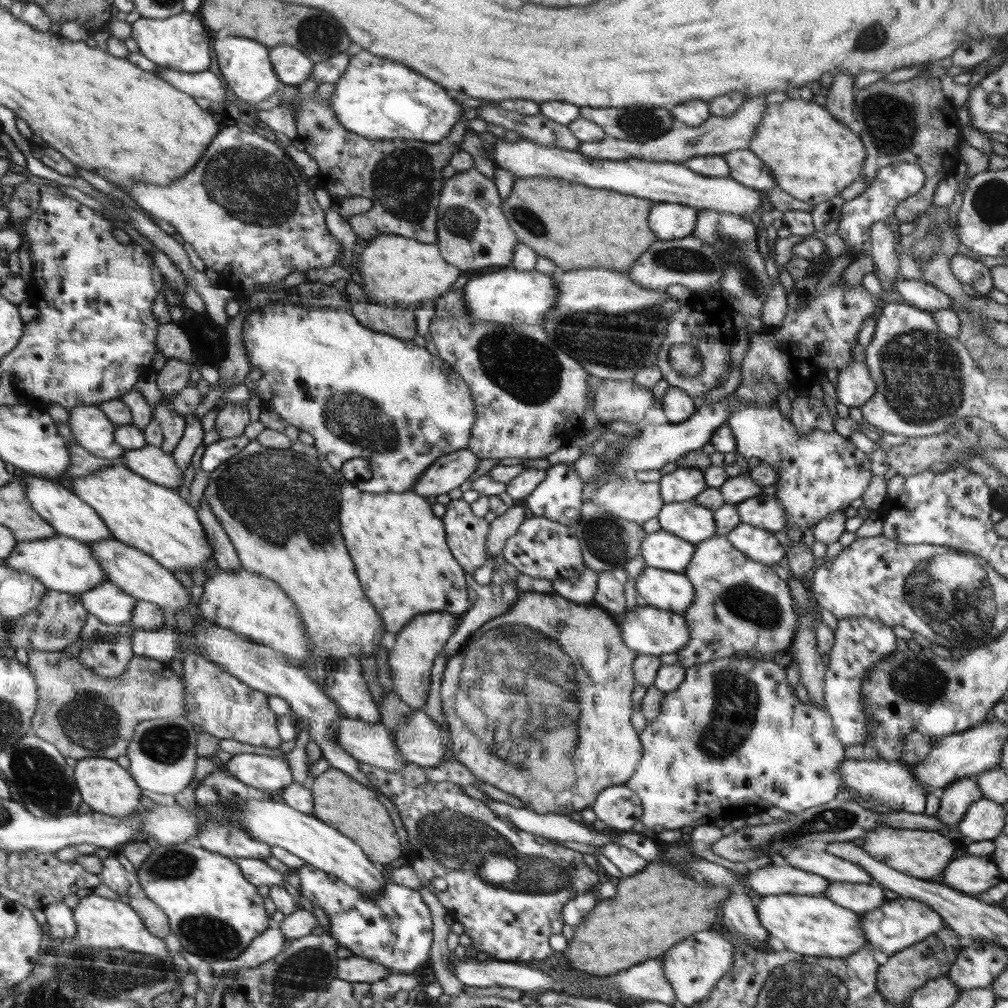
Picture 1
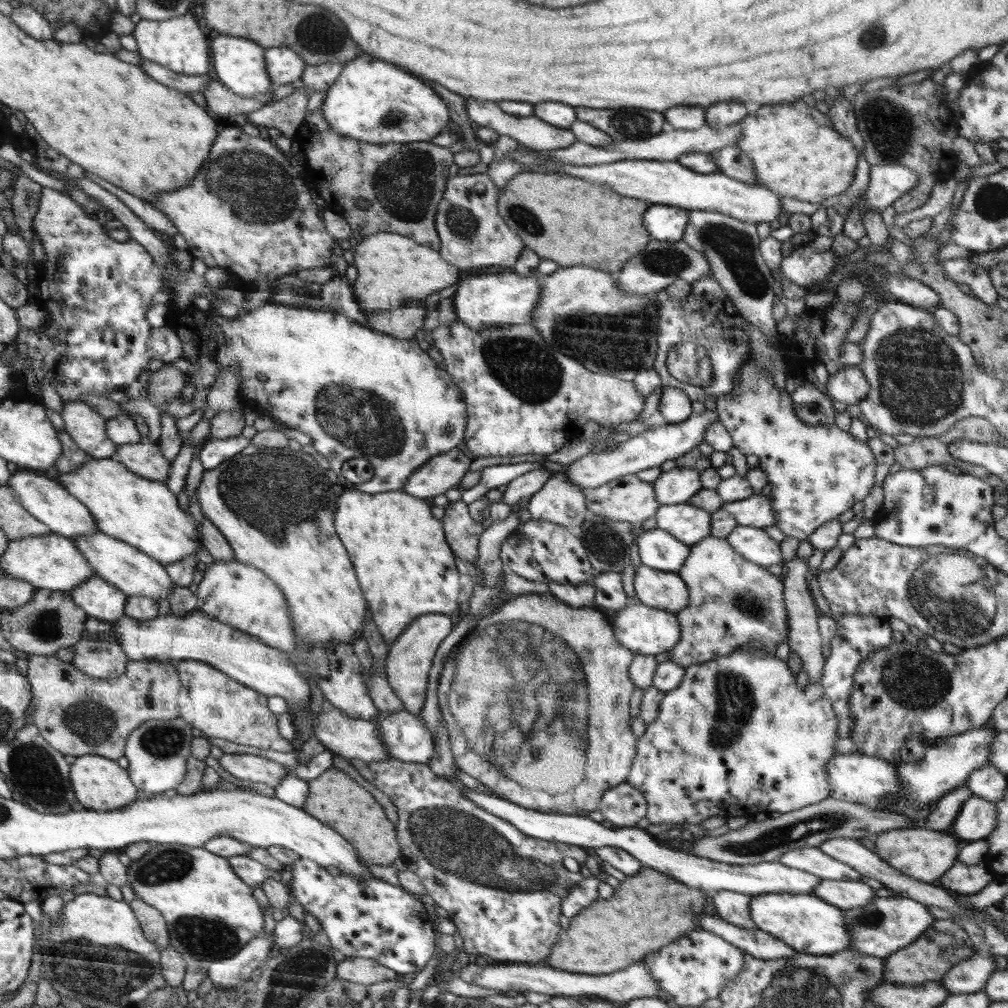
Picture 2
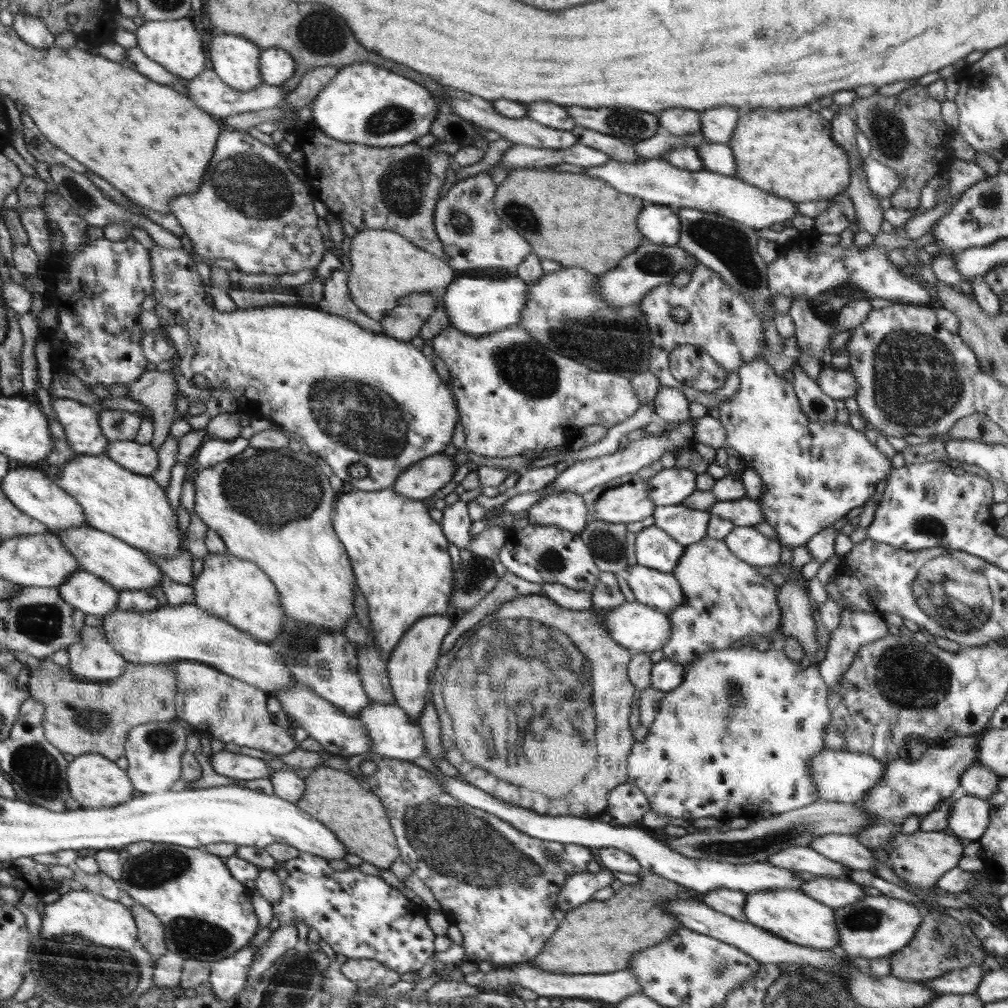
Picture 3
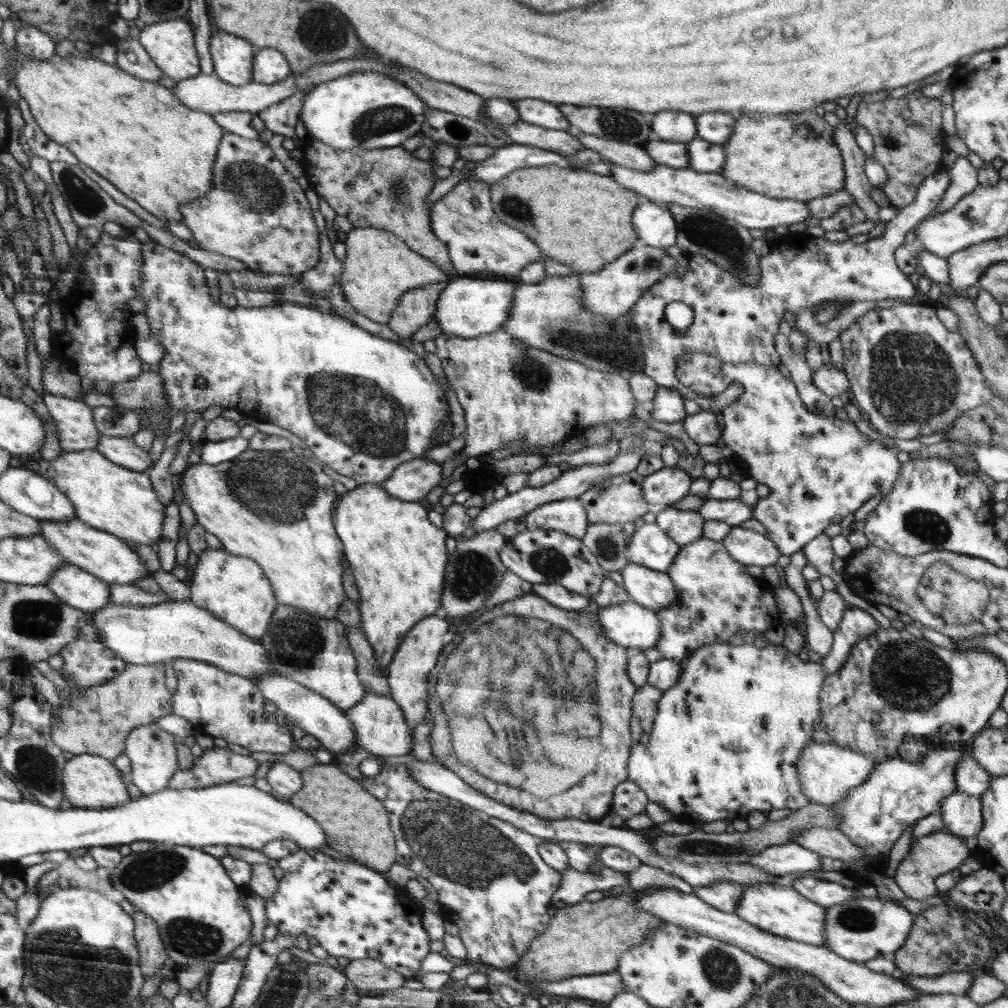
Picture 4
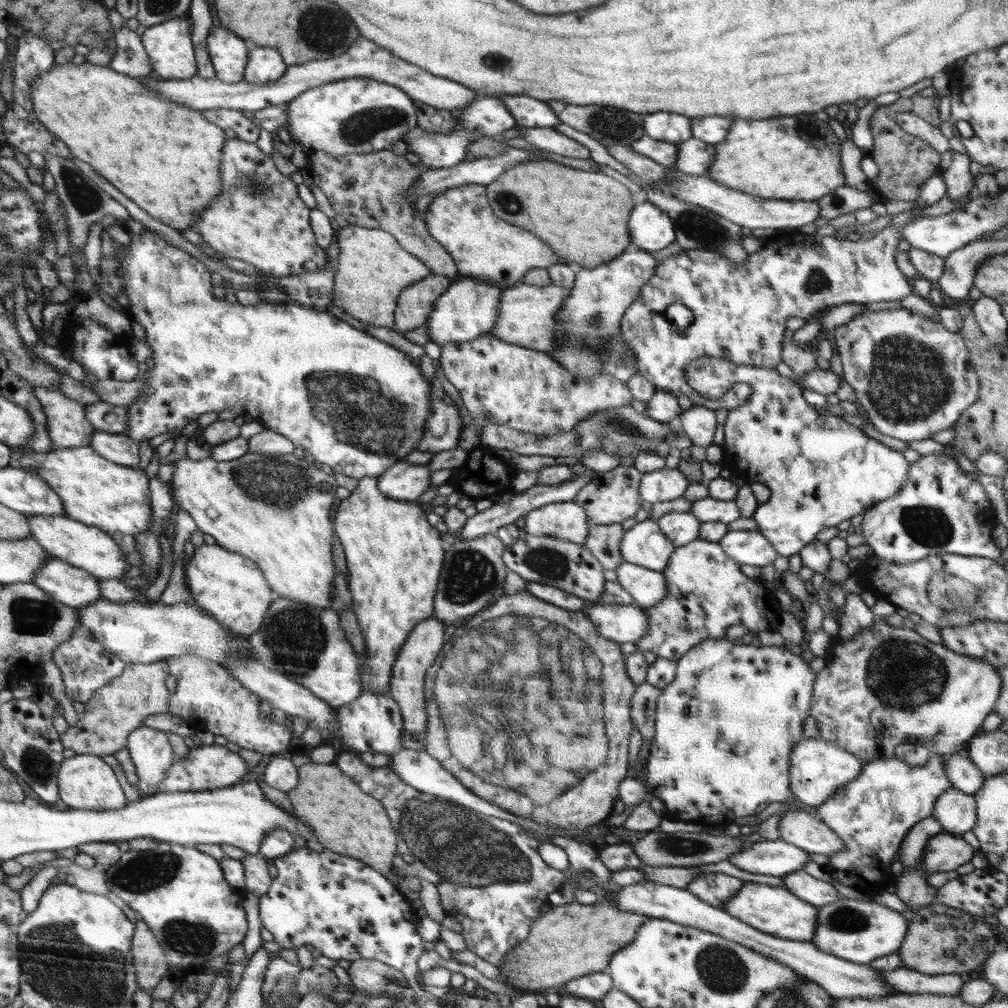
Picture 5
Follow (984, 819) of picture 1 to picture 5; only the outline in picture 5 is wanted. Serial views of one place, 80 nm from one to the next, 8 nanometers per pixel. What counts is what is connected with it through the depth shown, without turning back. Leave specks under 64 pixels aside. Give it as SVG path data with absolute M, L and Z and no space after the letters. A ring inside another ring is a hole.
M950 788L936 800L932 815L945 831L962 836L974 828L976 800L971 794Z

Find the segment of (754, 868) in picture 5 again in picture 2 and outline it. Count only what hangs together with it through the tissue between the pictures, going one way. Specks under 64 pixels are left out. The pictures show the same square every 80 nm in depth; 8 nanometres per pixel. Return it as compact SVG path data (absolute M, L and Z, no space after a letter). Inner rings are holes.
M802 847L779 856L779 861L790 868L803 870L821 879L861 880L862 874L851 866L824 854L819 847Z

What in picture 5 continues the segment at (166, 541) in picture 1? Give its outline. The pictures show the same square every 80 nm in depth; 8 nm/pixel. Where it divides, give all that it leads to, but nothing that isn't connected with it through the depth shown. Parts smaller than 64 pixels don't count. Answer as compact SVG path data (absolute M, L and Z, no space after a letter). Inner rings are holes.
M92 445L72 448L55 446L45 453L15 449L10 466L24 469L40 481L46 481L59 494L65 515L69 518L87 526L100 526L108 533L136 536L150 530L154 516L146 474L138 468L112 462L98 454Z

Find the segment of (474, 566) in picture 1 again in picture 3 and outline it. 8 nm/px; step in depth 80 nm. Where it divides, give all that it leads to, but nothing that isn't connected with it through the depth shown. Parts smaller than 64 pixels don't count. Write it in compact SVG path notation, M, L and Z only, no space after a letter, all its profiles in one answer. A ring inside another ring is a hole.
M461 500L446 506L442 511L442 526L446 526L446 534L450 534L450 543L468 555L472 538L468 534L472 520L468 518L468 506Z

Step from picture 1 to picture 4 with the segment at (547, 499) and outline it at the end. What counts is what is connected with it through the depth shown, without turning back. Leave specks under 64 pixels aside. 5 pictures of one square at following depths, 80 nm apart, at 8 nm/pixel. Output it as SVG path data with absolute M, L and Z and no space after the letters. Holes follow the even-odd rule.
M577 498L550 501L526 515L528 530L556 530L582 539L589 529L588 512Z

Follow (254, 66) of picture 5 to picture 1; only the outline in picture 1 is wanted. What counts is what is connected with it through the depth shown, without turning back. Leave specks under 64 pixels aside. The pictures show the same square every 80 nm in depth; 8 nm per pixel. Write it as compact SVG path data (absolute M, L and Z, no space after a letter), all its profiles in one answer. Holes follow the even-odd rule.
M276 46L270 53L270 59L282 86L286 84L297 86L308 81L314 70L313 60L292 46Z

